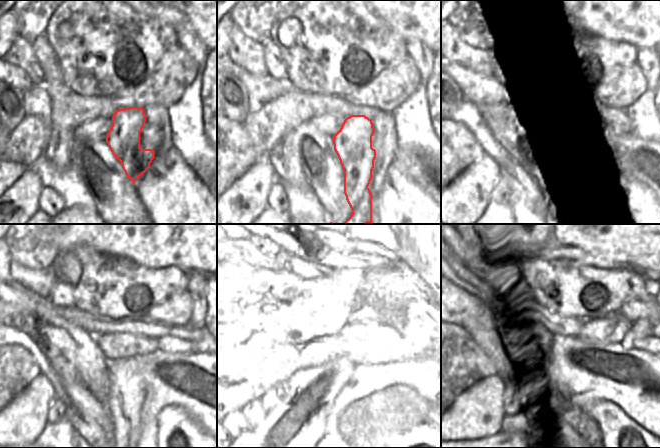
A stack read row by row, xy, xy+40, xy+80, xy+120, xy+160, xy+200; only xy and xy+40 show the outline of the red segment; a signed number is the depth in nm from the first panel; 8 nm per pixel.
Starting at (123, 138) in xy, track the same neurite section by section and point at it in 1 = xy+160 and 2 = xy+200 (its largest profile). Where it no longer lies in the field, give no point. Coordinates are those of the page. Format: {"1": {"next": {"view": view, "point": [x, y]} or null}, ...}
{"1": {"next": {"view": "xy+160", "point": [343, 401]}}, "2": {"next": {"view": "xy+200", "point": [574, 420]}}}

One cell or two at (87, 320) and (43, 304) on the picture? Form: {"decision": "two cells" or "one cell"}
{"decision": "two cells"}

